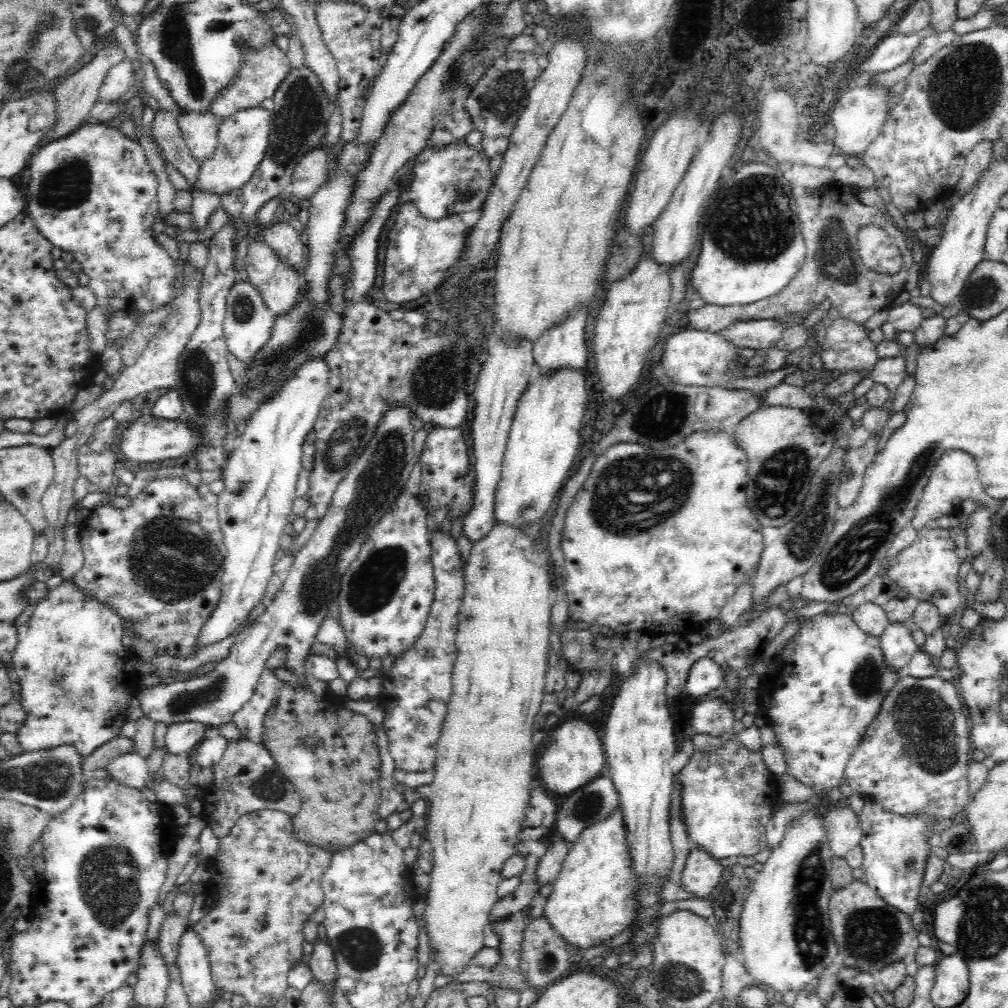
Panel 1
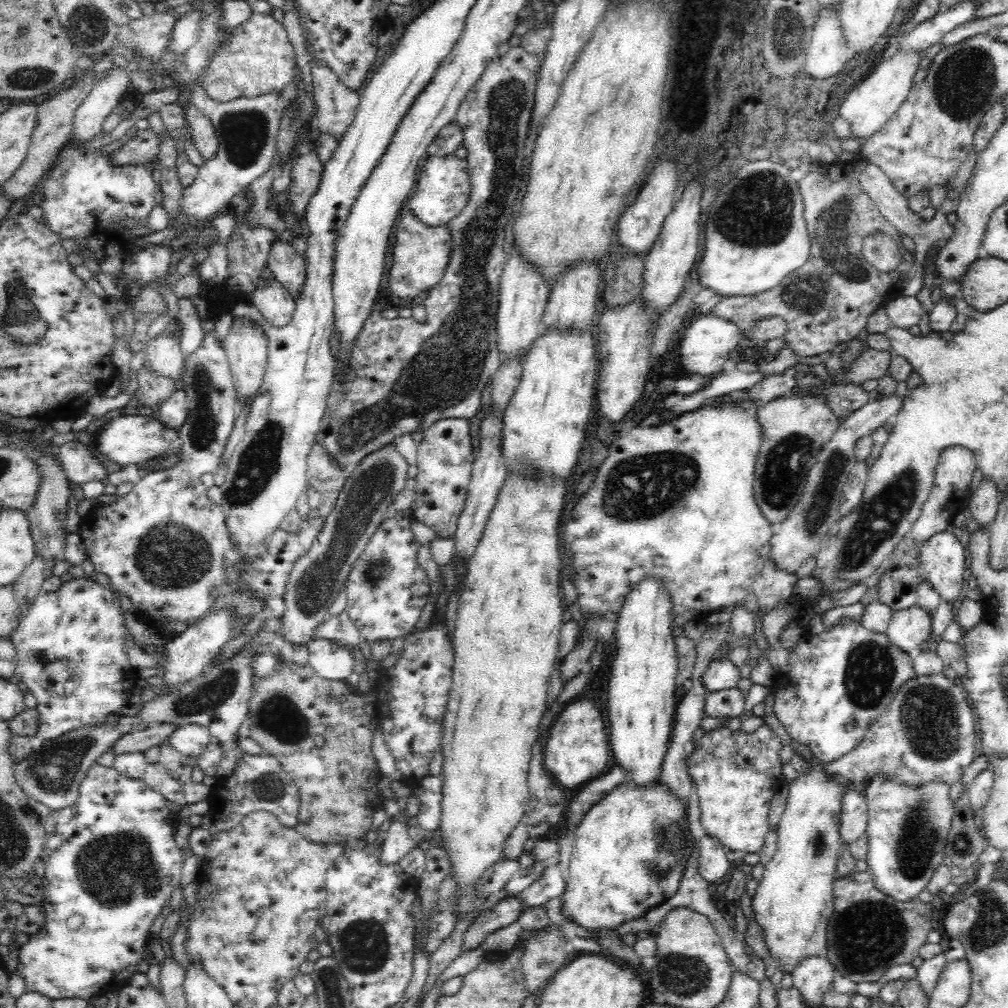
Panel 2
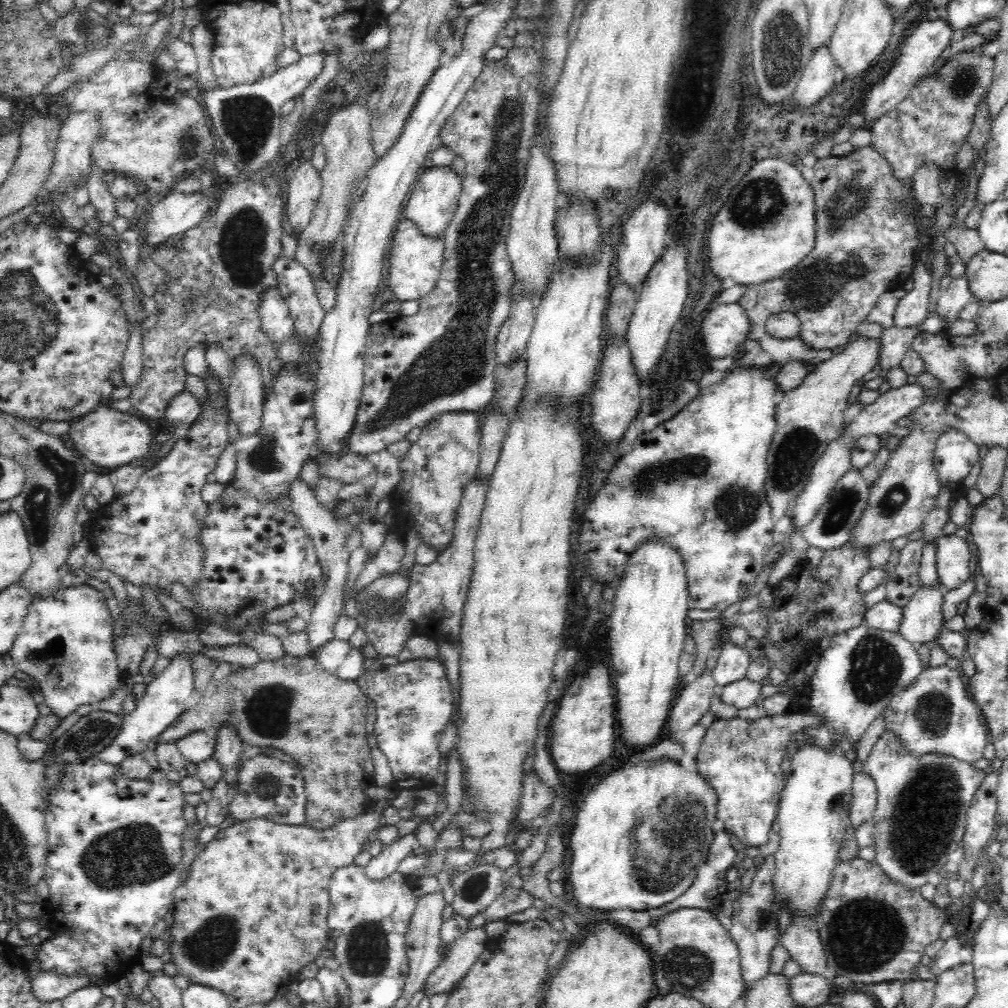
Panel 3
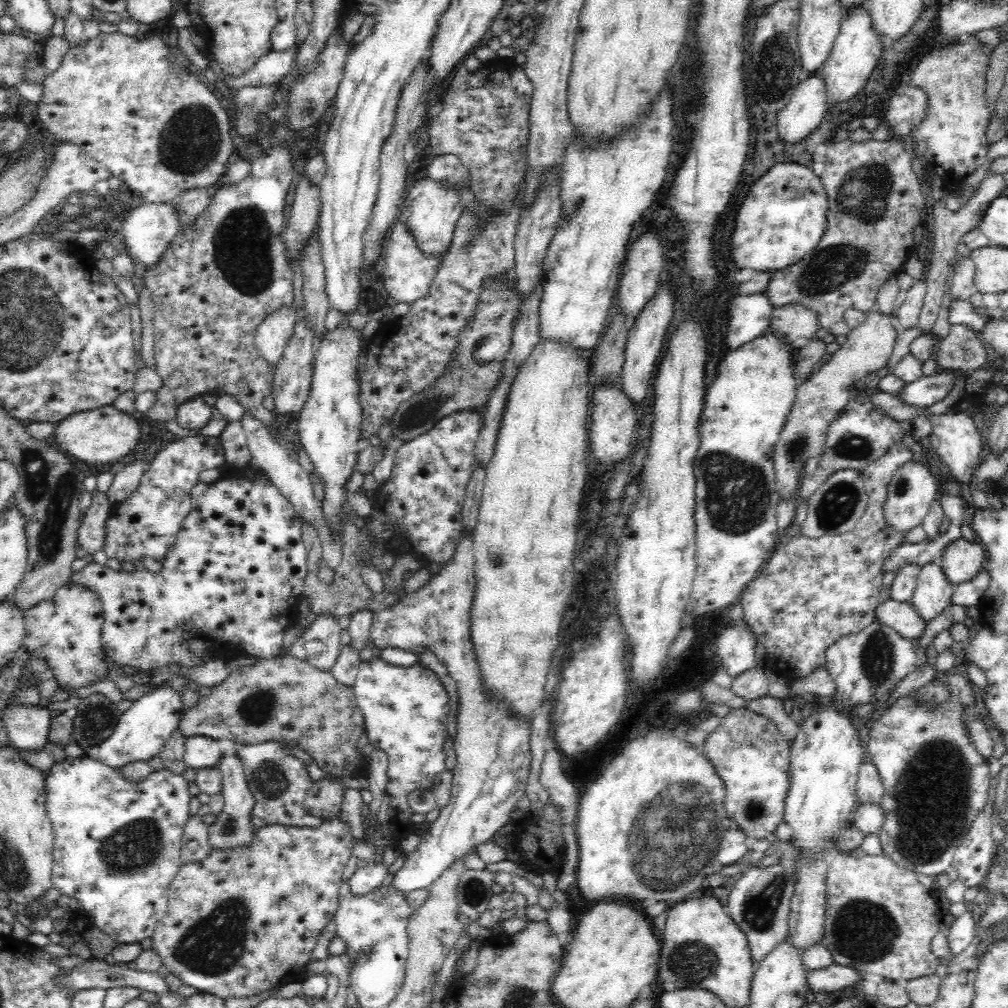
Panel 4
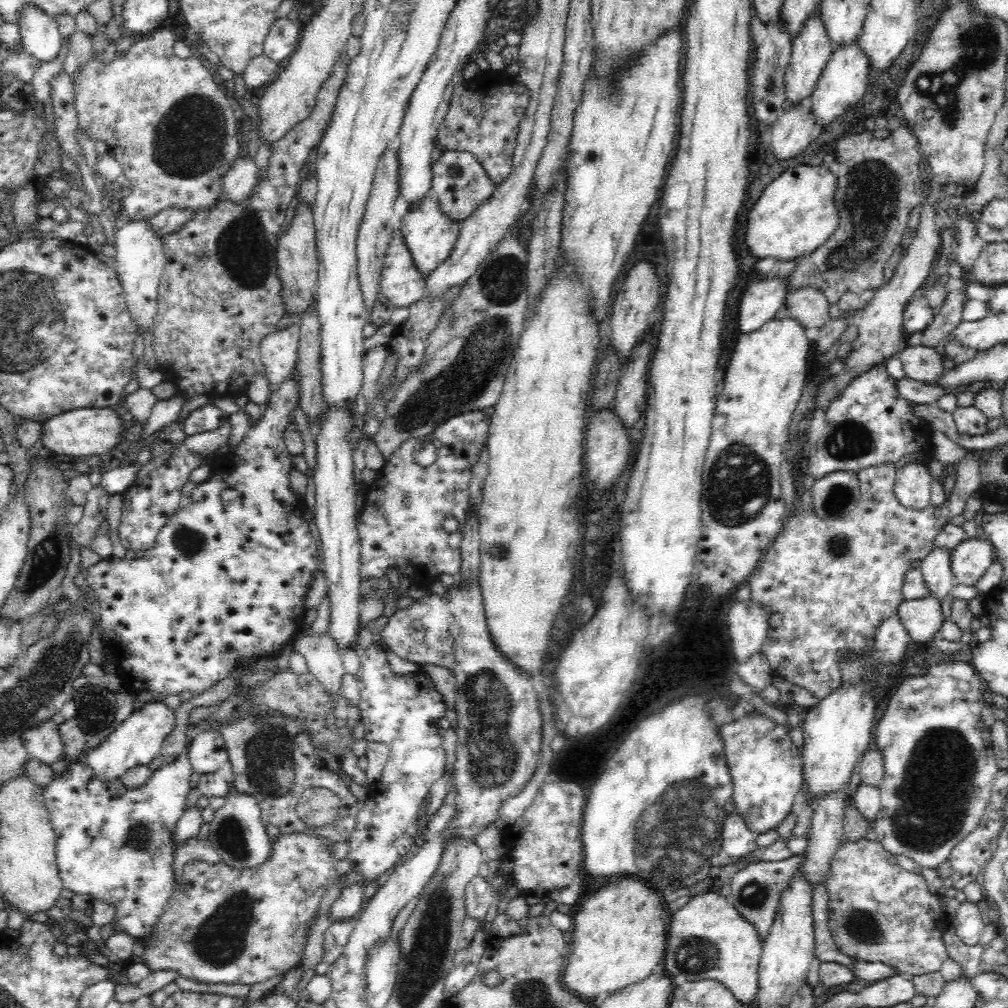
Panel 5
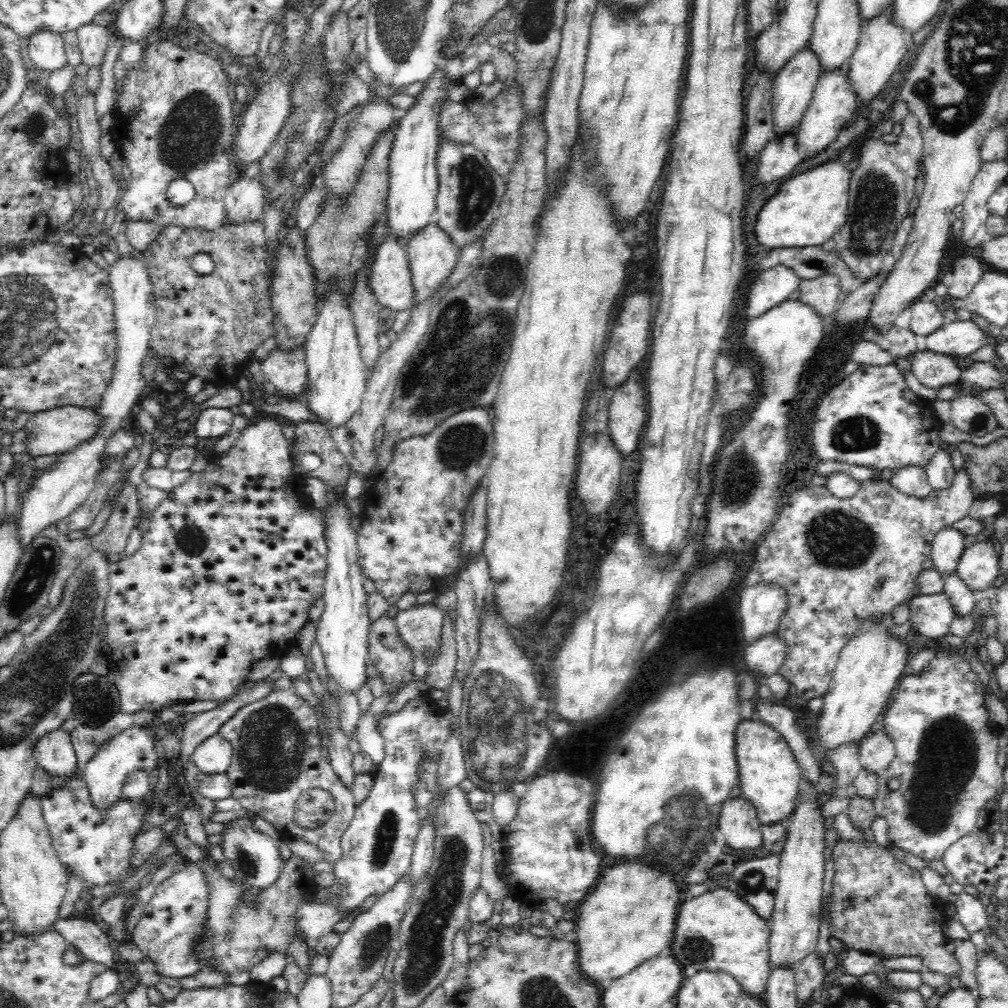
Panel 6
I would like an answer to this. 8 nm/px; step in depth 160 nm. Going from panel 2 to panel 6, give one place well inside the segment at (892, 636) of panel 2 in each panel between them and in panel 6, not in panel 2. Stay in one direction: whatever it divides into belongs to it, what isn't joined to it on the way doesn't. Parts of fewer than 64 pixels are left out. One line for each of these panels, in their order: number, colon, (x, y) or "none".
3: (922, 620)
4: (932, 595)
5: (936, 568)
6: (946, 549)

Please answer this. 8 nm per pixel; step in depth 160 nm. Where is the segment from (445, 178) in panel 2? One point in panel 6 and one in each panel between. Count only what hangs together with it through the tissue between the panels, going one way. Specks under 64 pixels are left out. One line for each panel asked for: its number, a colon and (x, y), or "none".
3: (434, 200)
4: (430, 212)
5: (430, 235)
6: (431, 254)

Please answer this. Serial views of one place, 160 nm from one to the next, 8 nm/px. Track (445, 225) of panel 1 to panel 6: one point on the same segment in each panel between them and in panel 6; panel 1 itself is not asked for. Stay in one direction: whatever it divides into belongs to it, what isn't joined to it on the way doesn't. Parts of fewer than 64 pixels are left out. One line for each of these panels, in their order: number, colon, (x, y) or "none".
2: (421, 253)
3: (415, 262)
4: (408, 273)
5: (400, 282)
6: (390, 279)

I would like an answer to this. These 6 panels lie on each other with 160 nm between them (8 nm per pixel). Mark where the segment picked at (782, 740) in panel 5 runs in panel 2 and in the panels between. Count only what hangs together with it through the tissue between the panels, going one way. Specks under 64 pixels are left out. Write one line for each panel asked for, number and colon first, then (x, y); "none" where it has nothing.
2: (737, 775)
3: (741, 759)
4: (747, 751)

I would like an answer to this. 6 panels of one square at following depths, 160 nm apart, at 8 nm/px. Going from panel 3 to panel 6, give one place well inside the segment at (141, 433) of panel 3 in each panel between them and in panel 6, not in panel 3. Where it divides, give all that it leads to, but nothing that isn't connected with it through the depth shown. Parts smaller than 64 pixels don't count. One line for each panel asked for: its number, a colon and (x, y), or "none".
4: (105, 435)
5: (78, 433)
6: (58, 431)

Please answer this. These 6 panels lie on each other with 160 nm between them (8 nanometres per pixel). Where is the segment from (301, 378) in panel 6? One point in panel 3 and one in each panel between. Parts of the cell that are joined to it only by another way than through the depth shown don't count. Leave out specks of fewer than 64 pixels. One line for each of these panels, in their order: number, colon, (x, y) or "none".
3: (274, 313)
4: (273, 333)
5: (278, 351)

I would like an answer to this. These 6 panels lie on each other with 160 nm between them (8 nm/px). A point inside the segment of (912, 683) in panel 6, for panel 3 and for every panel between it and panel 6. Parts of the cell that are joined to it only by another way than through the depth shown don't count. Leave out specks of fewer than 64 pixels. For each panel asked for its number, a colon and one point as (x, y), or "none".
3: (921, 802)
4: (935, 783)
5: (939, 768)

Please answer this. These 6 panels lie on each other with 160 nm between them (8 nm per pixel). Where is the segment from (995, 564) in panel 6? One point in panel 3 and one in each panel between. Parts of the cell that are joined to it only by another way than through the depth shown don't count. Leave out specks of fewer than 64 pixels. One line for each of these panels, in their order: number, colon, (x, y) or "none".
3: (953, 557)
4: (961, 560)
5: (969, 560)

